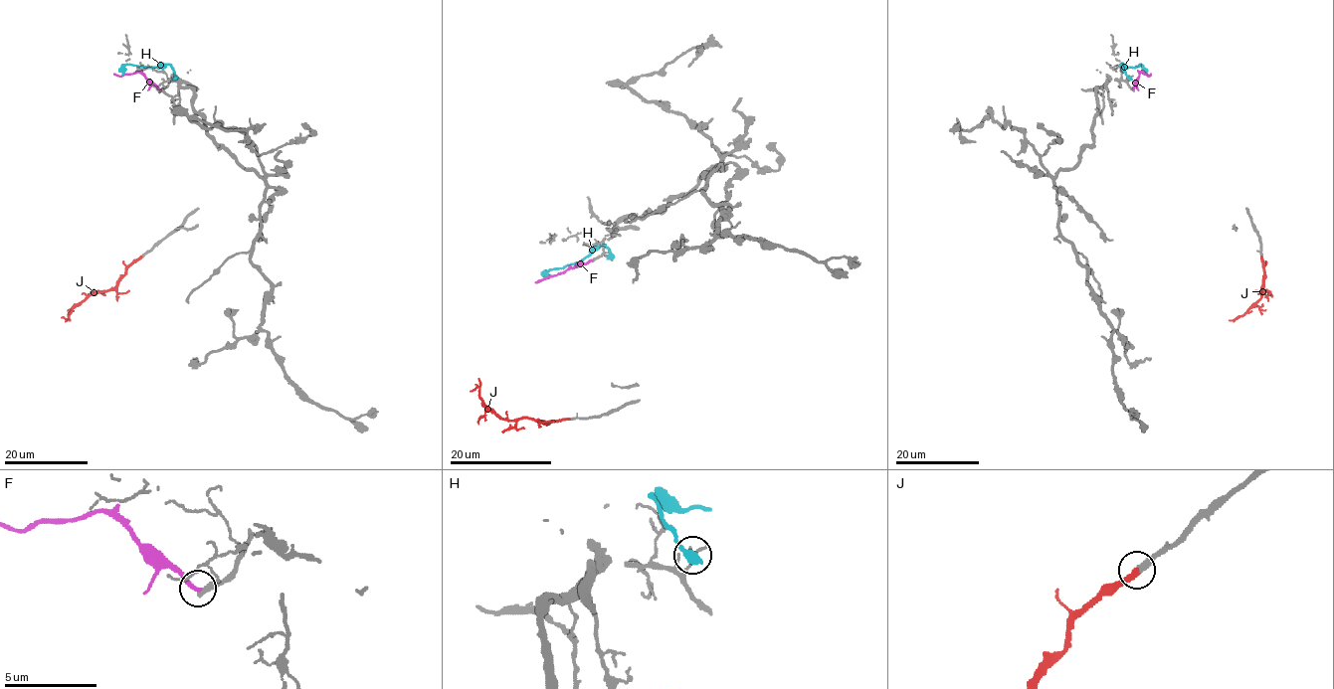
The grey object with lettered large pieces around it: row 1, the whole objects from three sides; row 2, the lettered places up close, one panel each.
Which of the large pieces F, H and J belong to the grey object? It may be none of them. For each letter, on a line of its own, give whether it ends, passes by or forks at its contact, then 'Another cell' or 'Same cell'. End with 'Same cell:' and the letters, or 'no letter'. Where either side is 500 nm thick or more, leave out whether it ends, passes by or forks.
F: It ends there. Another cell
H: Another cell
J: It ends there. Same cell
Same cell: J

